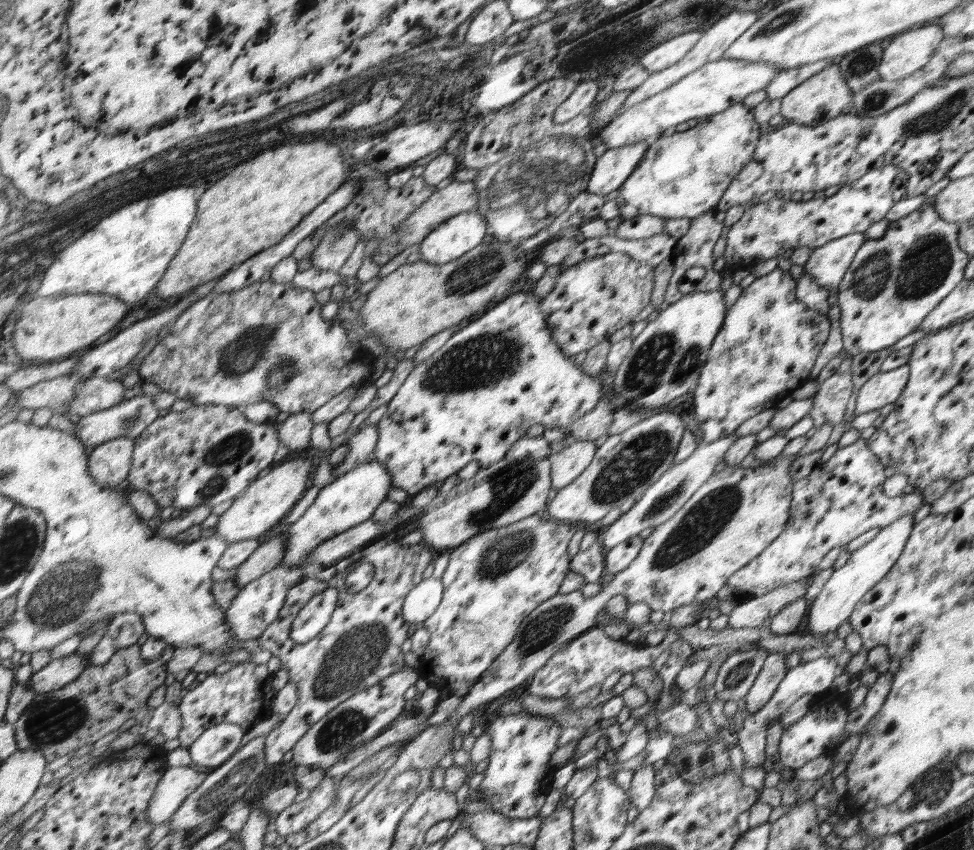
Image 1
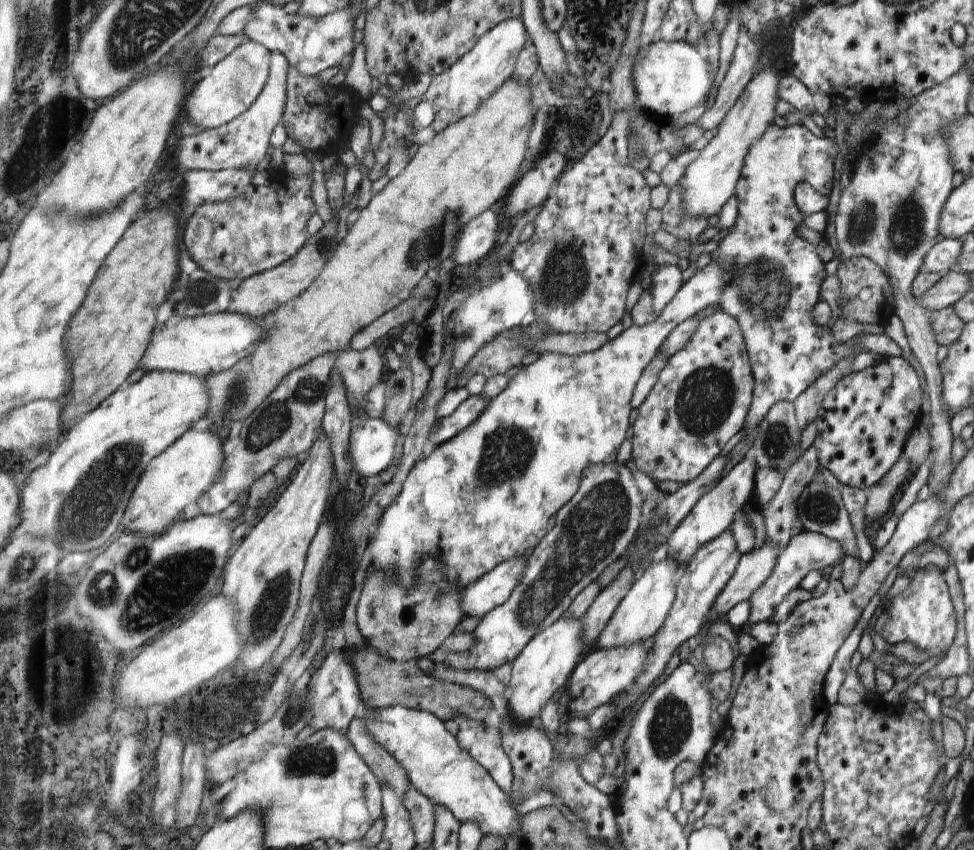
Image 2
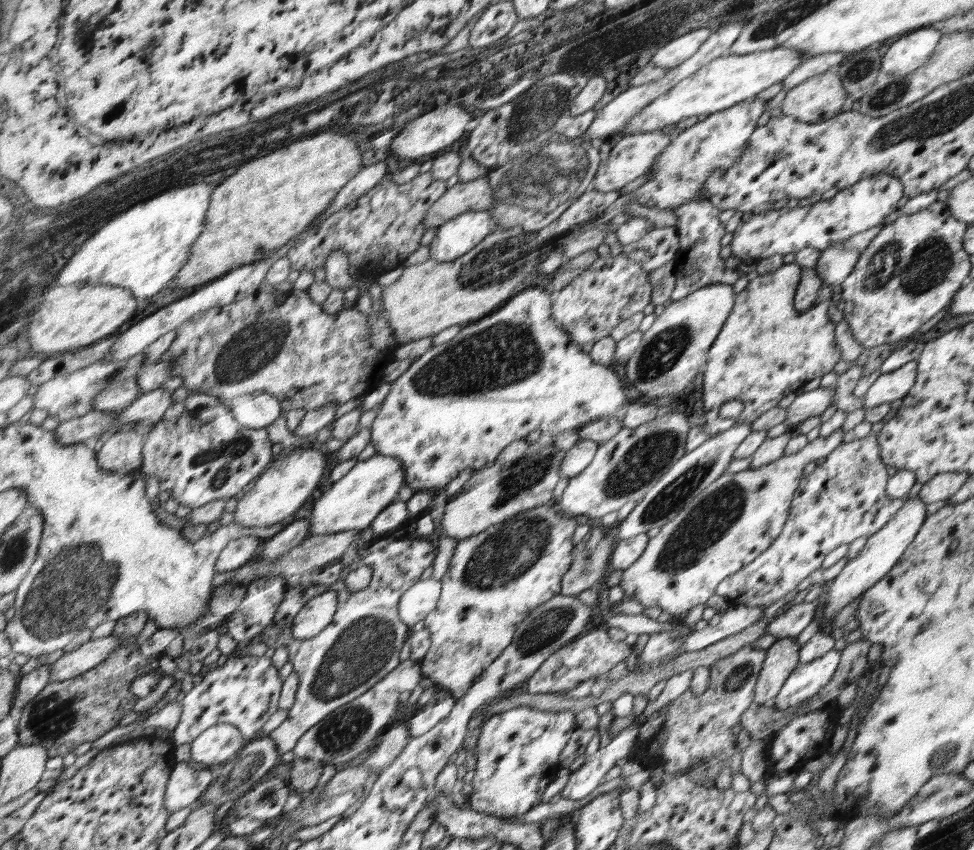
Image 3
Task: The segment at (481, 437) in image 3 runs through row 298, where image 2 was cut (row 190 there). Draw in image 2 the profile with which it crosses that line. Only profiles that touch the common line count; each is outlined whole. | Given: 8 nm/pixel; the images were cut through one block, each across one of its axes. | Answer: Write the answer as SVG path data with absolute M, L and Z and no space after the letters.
M556 150L544 151L536 158L534 168L530 168L518 185L512 189L512 198L504 206L506 216L528 213L528 210L543 206L552 194L556 182L562 177L566 160Z

